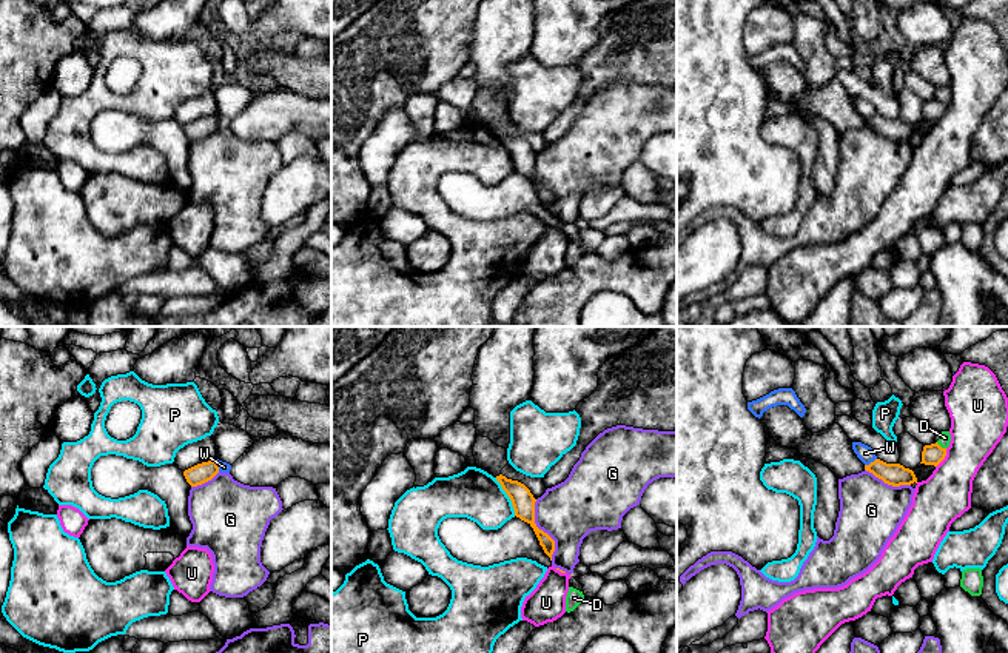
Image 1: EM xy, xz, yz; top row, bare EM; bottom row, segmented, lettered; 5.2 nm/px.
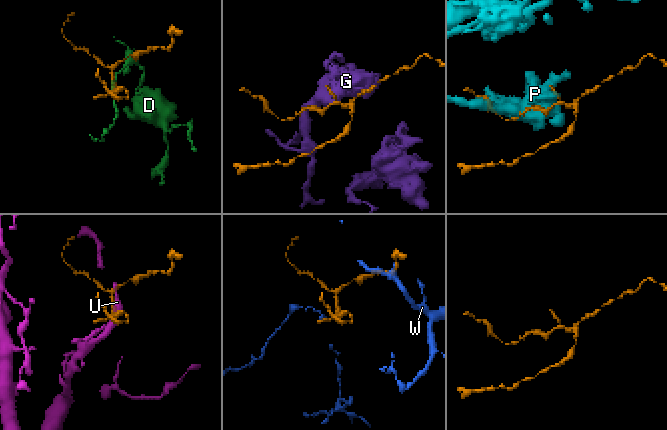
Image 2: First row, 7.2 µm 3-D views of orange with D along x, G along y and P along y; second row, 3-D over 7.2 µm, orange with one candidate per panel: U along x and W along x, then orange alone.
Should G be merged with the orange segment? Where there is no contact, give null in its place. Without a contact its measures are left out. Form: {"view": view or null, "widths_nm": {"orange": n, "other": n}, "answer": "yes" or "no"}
{"view": "xz", "widths_nm": {"orange": 120, "other": 300}, "answer": "no"}

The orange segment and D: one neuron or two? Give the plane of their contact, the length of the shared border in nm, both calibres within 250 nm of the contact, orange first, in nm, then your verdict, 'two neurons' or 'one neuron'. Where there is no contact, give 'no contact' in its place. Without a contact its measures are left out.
yz | 70 nm | 110/60 nm | two neurons

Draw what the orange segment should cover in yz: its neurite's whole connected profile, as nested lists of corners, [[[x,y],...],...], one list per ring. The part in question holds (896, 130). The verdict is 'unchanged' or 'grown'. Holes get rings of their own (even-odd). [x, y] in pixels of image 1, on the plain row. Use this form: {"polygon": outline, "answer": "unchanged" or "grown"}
{"polygon": [[[875,114],[869,120],[865,120],[865,125],[892,142],[911,140],[914,137],[917,139],[914,126],[900,119],[886,119],[880,114]]], "answer": "unchanged"}

